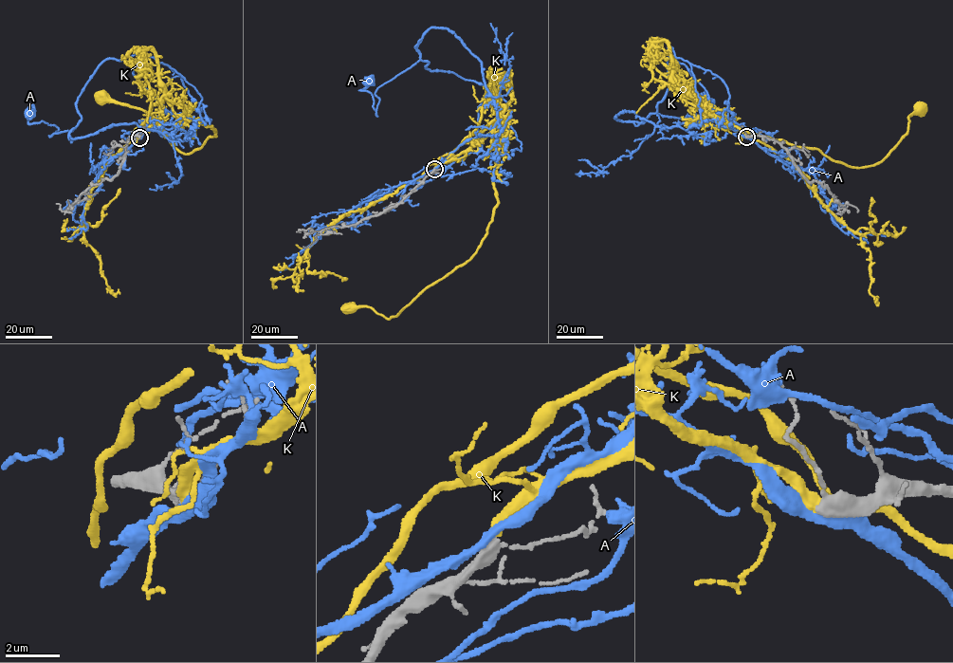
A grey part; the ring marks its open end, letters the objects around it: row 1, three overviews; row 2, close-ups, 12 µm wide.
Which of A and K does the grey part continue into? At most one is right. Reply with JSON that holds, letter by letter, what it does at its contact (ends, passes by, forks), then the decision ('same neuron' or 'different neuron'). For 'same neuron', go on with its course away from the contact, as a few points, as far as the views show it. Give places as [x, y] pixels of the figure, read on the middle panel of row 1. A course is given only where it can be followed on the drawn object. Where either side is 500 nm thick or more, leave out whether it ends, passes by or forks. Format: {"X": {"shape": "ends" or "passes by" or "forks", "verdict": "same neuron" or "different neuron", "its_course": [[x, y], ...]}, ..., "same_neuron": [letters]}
{"A": {"shape": "passes by", "verdict": "different neuron"}, "K": {"shape": "ends", "verdict": "same neuron", "its_course": [[434, 169], [491, 133], [498, 206], [476, 251], [396, 315], [348, 308]]}, "same_neuron": ["K"]}

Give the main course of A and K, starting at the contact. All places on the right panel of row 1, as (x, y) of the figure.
A: (746, 138), (694, 119), (659, 128), (635, 112), (614, 118), (726, 119), (704, 100)
K: (746, 137), (697, 96), (703, 114), (816, 148), (850, 166), (882, 160), (906, 135), (908, 116), (921, 108)

